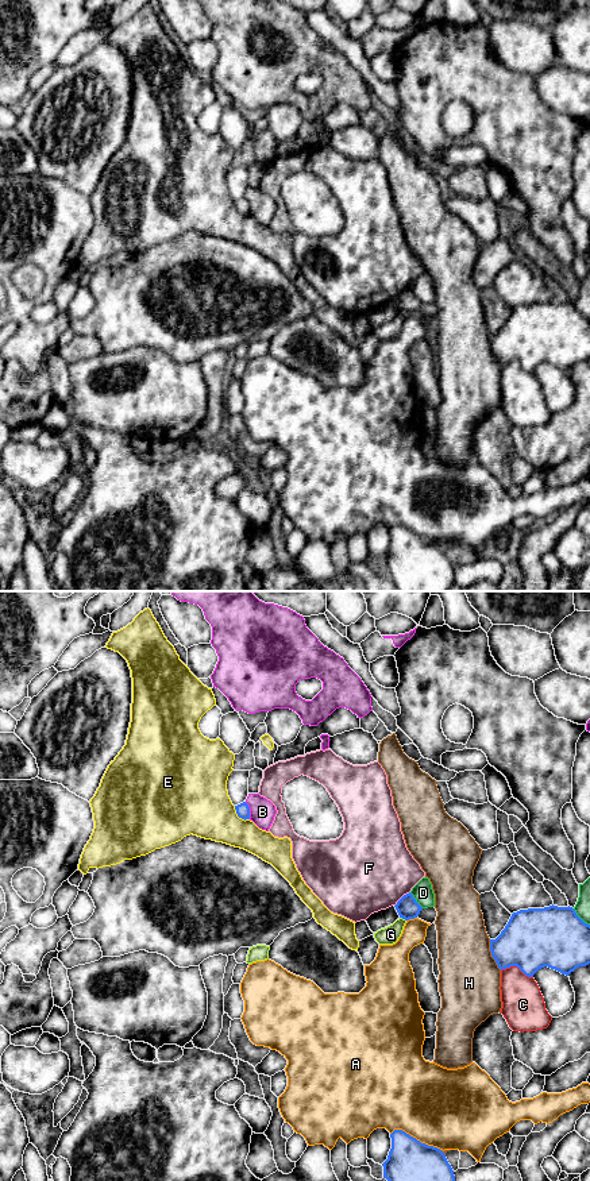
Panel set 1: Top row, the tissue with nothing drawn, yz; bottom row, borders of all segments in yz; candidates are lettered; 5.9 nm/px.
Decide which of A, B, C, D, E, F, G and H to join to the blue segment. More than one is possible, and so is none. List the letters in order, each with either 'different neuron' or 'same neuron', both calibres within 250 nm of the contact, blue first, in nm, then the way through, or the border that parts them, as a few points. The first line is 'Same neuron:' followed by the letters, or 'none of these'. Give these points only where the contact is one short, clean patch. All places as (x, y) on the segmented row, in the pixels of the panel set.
Same neuron: none of these
A: different neuron; calibres 260 and 480 nm
B: different neuron; calibres 80 and 160 nm; border yz (245, 802), (250, 810), (250, 818)
C: different neuron; calibres 360 and 260 nm
D: different neuron; calibres 130 and 120 nm
E: different neuron; calibres 80 and 360 nm
F: different neuron; calibres 130 and 500 nm
G: different neuron; calibres 130 and 110 nm
H: different neuron; calibres 340 and 360 nm

